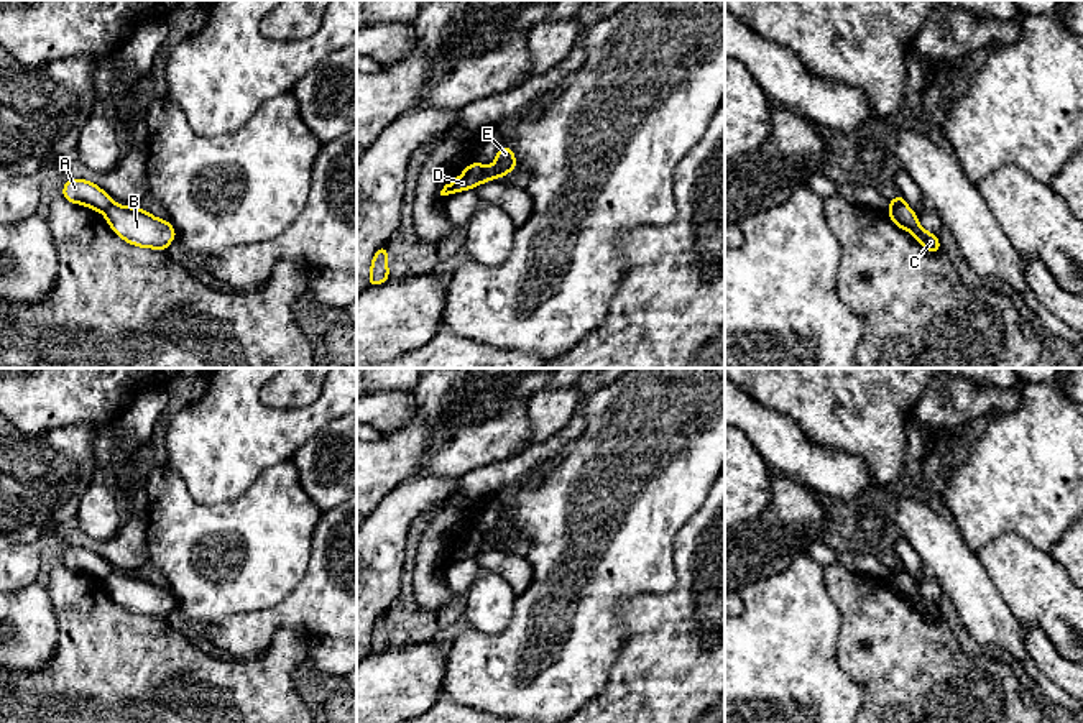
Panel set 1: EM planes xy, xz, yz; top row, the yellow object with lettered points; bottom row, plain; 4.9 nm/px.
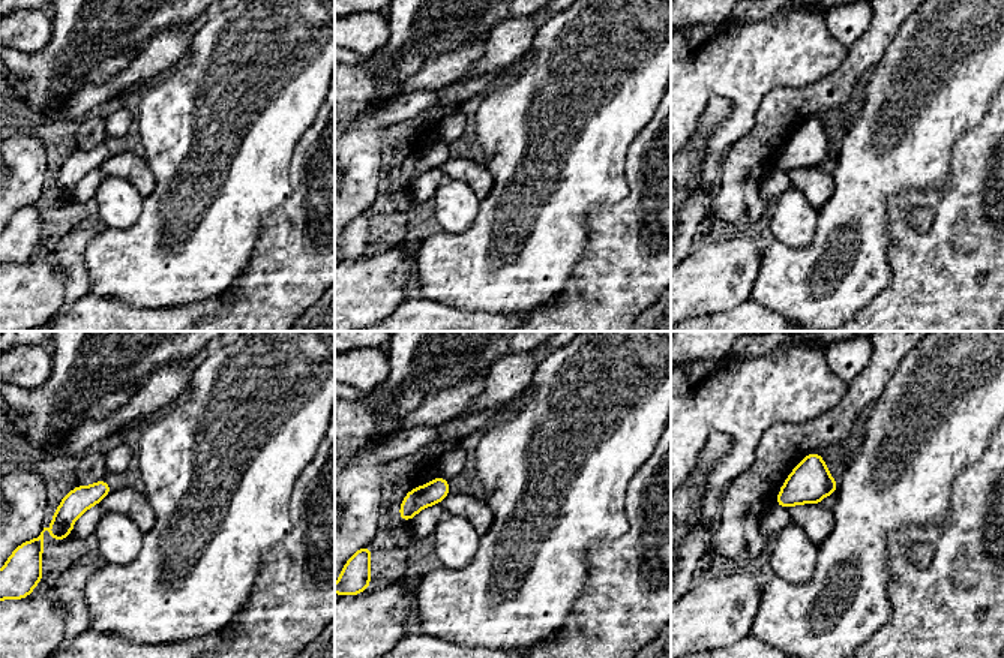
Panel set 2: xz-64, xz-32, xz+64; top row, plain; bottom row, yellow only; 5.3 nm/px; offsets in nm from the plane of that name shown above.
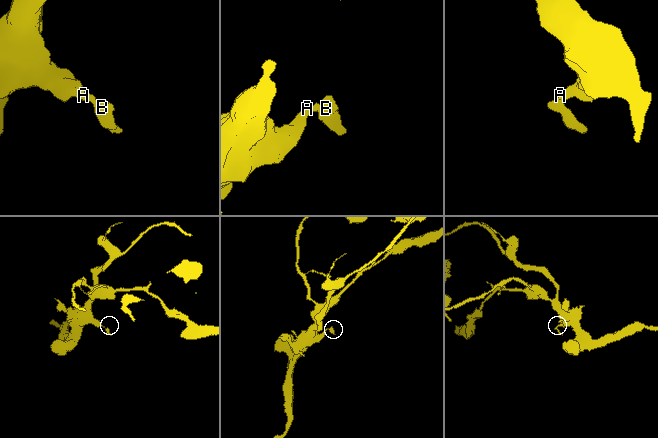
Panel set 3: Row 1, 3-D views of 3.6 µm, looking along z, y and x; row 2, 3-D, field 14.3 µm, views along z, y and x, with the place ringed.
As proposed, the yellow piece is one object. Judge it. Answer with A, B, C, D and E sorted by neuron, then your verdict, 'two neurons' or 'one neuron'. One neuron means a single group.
A D / B C E | two neurons

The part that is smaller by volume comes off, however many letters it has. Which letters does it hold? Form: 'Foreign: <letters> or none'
Foreign: B, C, E

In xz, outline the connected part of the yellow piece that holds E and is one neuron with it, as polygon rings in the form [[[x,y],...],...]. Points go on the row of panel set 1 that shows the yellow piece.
[[[501,143],[501,148],[496,153],[495,159],[483,166],[483,173],[480,176],[478,184],[483,184],[483,182],[488,182],[488,181],[493,181],[493,179],[506,181],[505,176],[514,168],[519,168],[519,164],[516,161],[514,154],[513,154],[511,145],[505,146]]]

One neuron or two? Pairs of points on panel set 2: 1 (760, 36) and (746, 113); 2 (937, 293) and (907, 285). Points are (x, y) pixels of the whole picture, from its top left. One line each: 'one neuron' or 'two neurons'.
1: one neuron
2: one neuron

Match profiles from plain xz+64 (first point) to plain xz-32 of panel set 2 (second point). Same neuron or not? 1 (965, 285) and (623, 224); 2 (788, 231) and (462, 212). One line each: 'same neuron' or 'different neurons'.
1: same neuron
2: same neuron

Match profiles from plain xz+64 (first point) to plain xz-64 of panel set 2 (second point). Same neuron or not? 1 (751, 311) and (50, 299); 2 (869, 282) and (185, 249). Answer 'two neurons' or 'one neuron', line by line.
1: two neurons
2: one neuron

